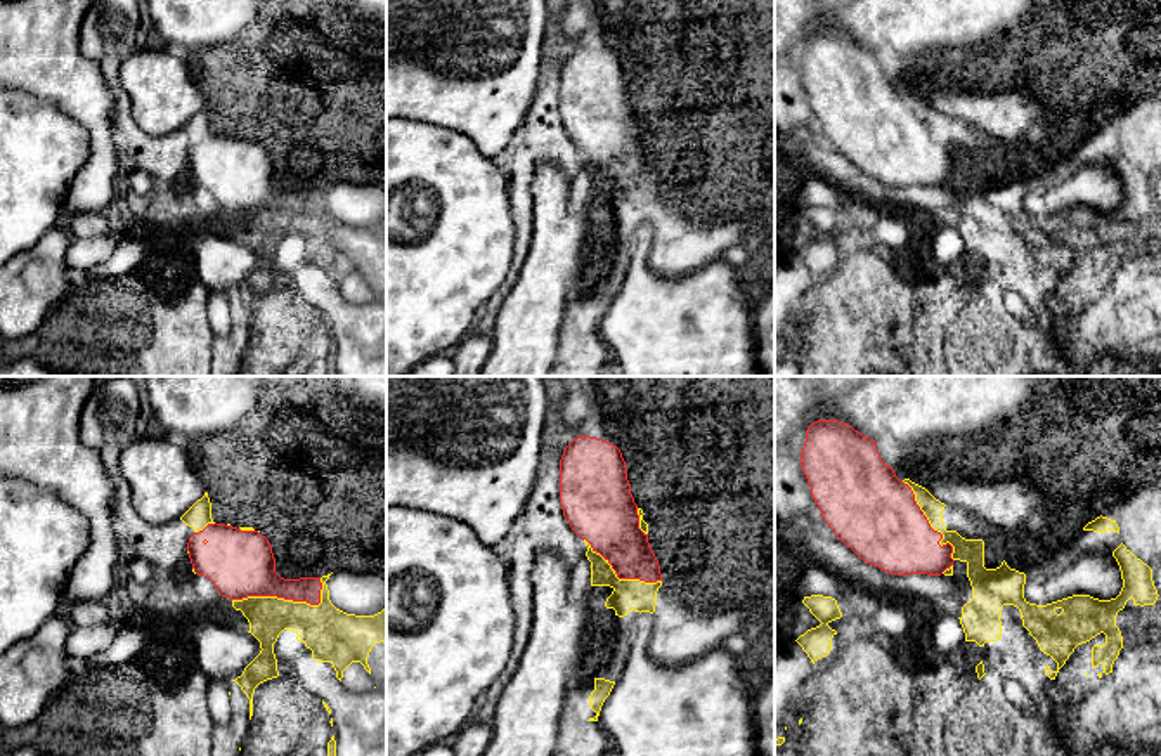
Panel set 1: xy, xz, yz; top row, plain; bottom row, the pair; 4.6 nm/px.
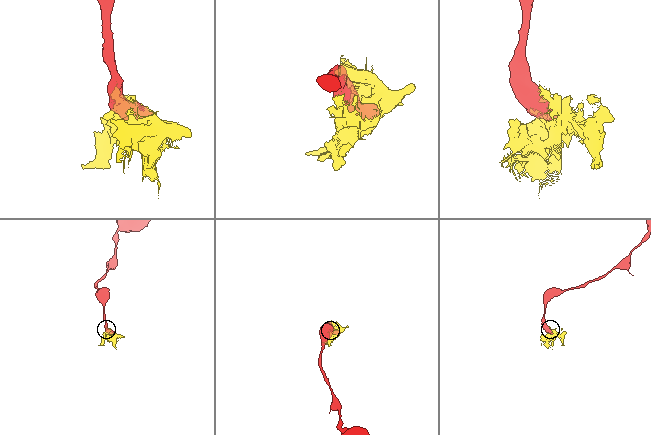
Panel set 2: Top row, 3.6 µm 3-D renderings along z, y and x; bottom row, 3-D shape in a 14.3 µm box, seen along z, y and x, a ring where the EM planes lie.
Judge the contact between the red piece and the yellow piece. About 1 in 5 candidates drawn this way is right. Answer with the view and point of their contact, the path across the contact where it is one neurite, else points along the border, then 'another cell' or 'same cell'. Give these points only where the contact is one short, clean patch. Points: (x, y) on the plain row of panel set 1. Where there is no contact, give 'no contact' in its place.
contact xy (285, 210); same cell

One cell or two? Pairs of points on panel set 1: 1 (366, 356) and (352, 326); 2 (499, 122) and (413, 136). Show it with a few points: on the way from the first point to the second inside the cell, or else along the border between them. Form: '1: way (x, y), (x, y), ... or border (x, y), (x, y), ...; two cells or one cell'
1: way (366, 349), (366, 340), (359, 333); one cell
2: border (409, 118), (458, 130), (482, 153); two cells

